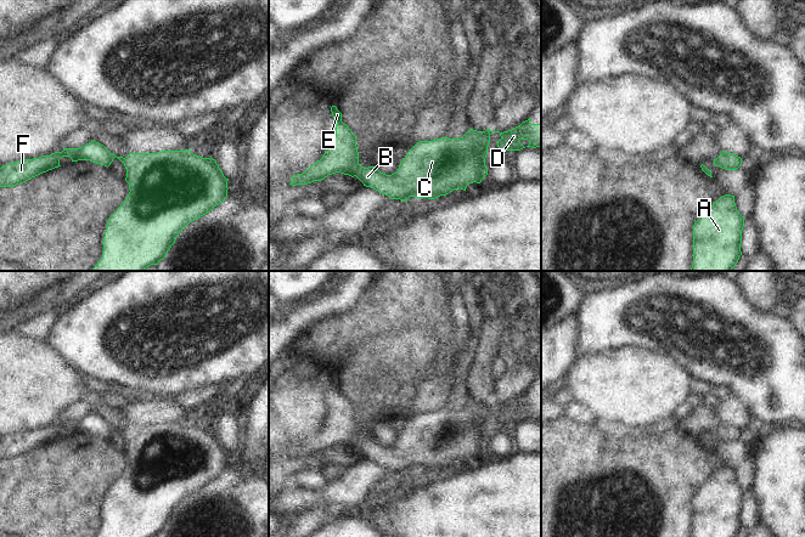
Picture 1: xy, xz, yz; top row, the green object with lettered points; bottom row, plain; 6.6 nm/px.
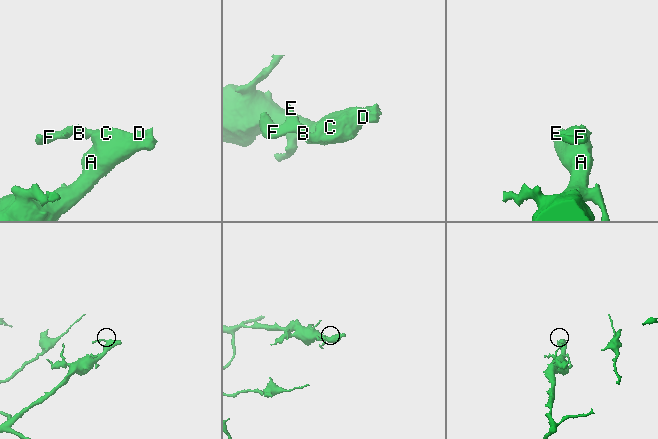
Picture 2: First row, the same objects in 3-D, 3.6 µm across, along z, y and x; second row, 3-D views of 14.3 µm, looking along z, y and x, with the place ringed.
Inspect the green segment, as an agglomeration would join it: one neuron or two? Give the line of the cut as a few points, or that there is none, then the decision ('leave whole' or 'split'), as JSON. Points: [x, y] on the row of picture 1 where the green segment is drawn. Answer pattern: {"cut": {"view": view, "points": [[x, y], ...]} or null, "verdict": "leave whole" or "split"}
{"cut": null, "verdict": "leave whole"}

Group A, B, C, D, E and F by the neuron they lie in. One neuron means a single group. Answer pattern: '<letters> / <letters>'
A B C D E F

